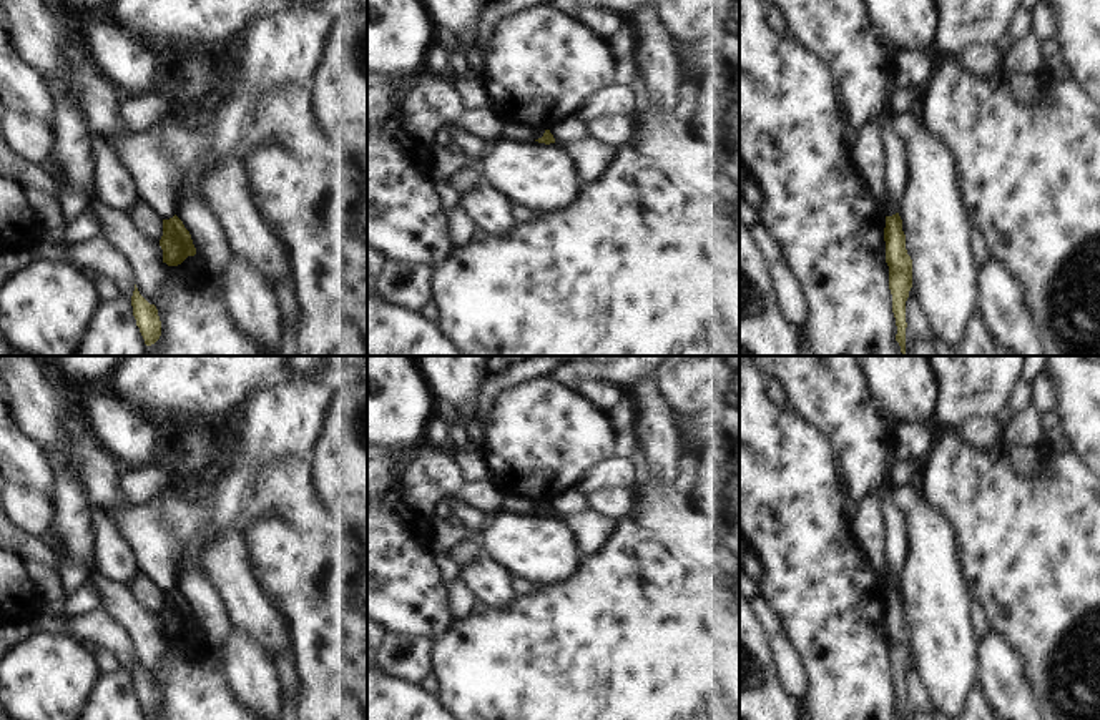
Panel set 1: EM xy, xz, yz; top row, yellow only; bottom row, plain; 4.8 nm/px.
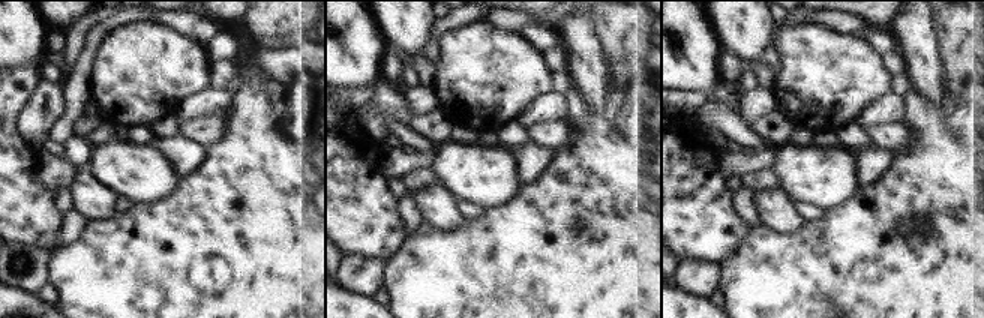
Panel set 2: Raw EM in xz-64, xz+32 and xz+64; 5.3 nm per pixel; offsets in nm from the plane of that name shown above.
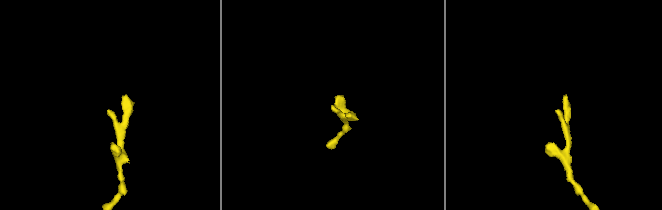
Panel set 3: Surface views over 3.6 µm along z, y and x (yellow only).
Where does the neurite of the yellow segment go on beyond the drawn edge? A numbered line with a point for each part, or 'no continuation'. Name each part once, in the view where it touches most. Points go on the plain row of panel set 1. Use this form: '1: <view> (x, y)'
no continuation

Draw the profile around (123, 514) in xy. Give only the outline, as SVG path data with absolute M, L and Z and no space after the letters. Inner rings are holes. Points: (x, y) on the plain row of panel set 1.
M309 457L266 466L236 461L214 494L203 501L189 504L179 497L179 489L169 486L145 504L111 505L108 517L131 547L136 570L169 592L176 587L178 565L203 572L206 542L228 529L243 530L261 517L281 517L297 532L334 522L316 496L311 474Z

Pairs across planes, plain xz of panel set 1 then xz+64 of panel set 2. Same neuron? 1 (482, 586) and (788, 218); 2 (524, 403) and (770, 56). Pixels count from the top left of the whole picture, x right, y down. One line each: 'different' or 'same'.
1: same
2: different

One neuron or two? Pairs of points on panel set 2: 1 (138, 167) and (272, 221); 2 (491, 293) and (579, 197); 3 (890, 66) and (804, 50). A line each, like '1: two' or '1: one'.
1: two
2: one
3: two

